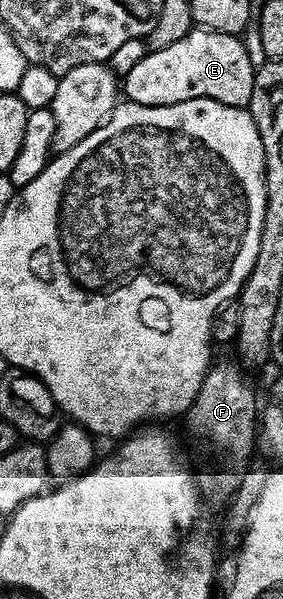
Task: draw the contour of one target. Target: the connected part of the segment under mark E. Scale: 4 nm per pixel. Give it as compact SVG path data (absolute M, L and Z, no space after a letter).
M195 29L184 37L180 37L176 45L168 45L159 51L147 50L140 65L132 65L130 72L124 76L124 95L131 103L149 107L183 103L189 99L215 99L217 103L223 103L229 107L246 107L252 97L255 70L248 57L245 42L239 36Z

